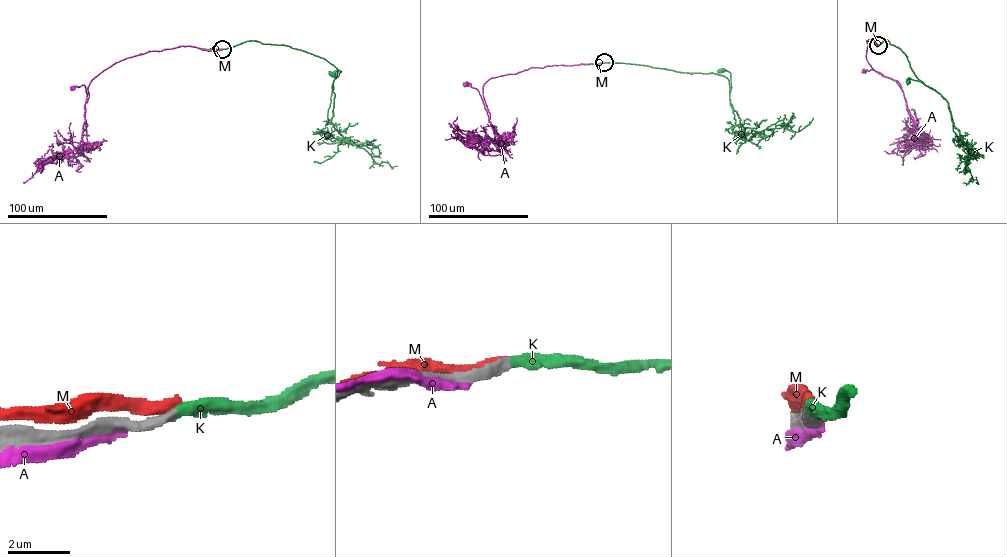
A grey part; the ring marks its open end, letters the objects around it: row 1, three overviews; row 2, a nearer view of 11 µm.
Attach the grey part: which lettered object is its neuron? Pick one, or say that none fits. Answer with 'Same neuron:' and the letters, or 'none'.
Same neuron: K

